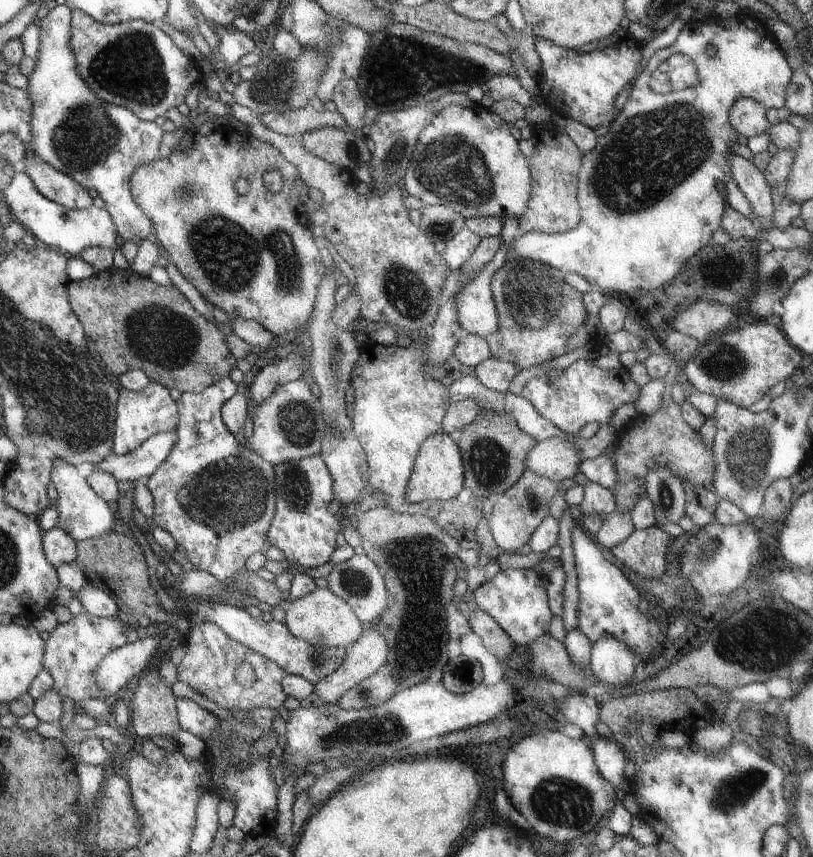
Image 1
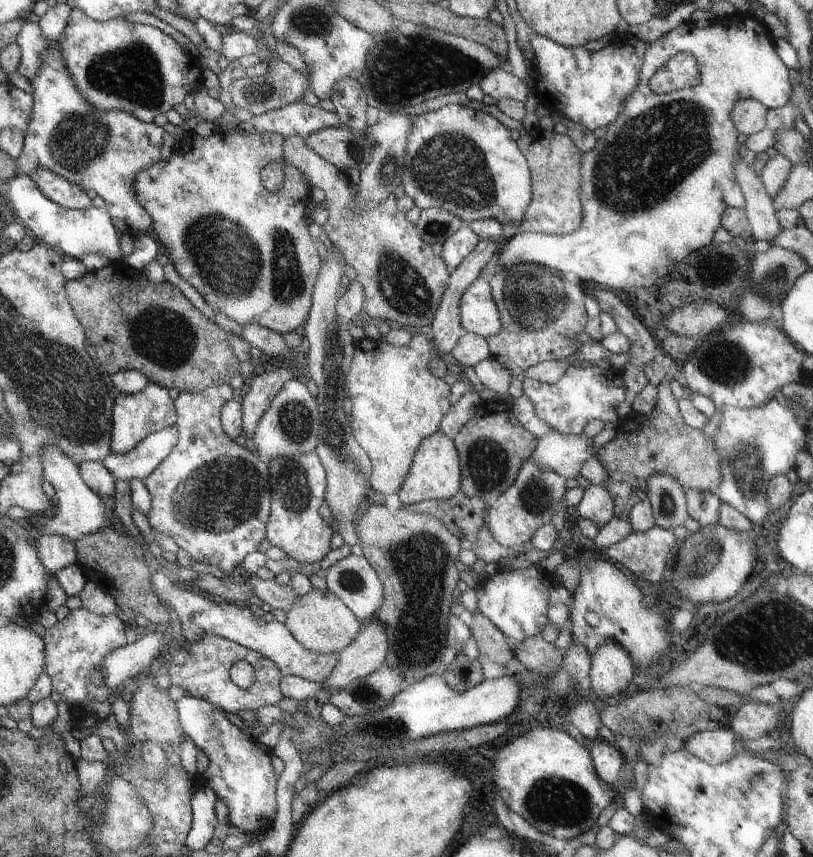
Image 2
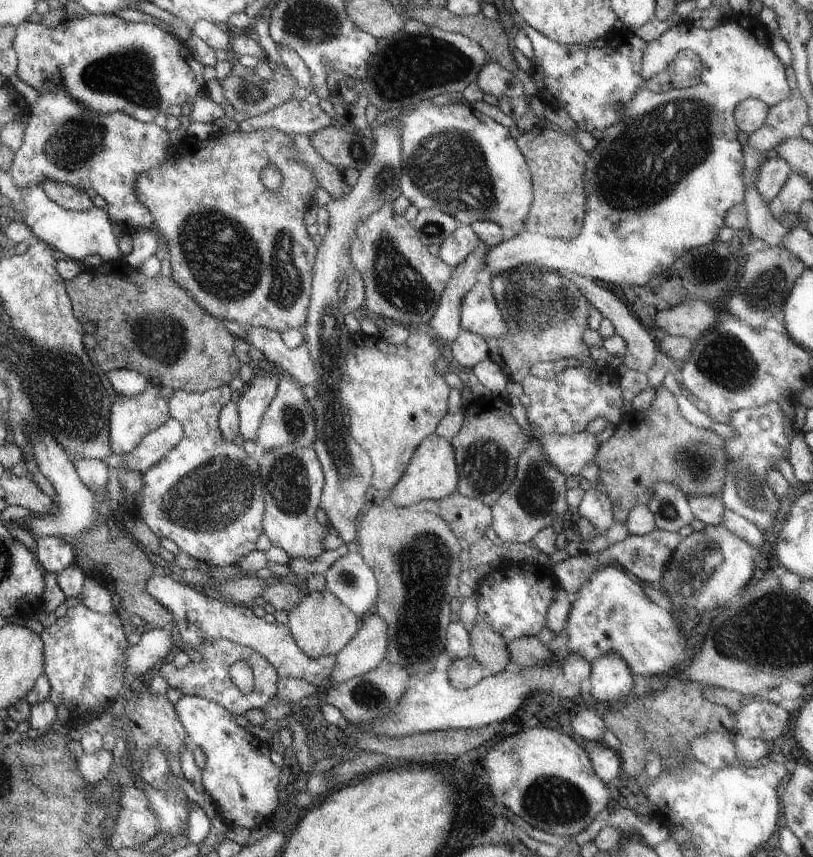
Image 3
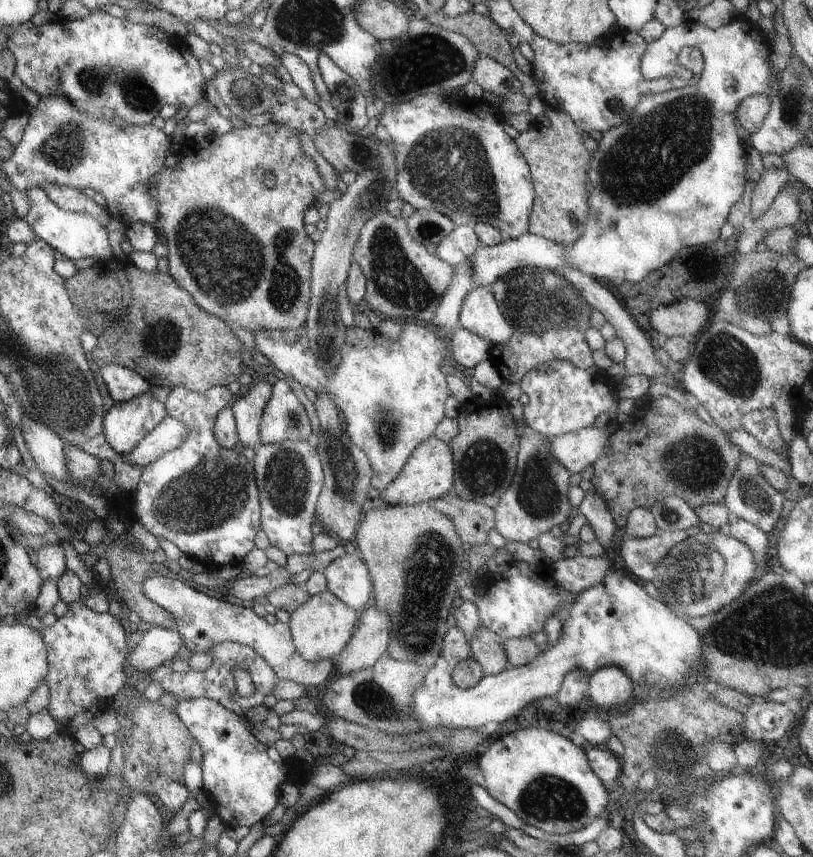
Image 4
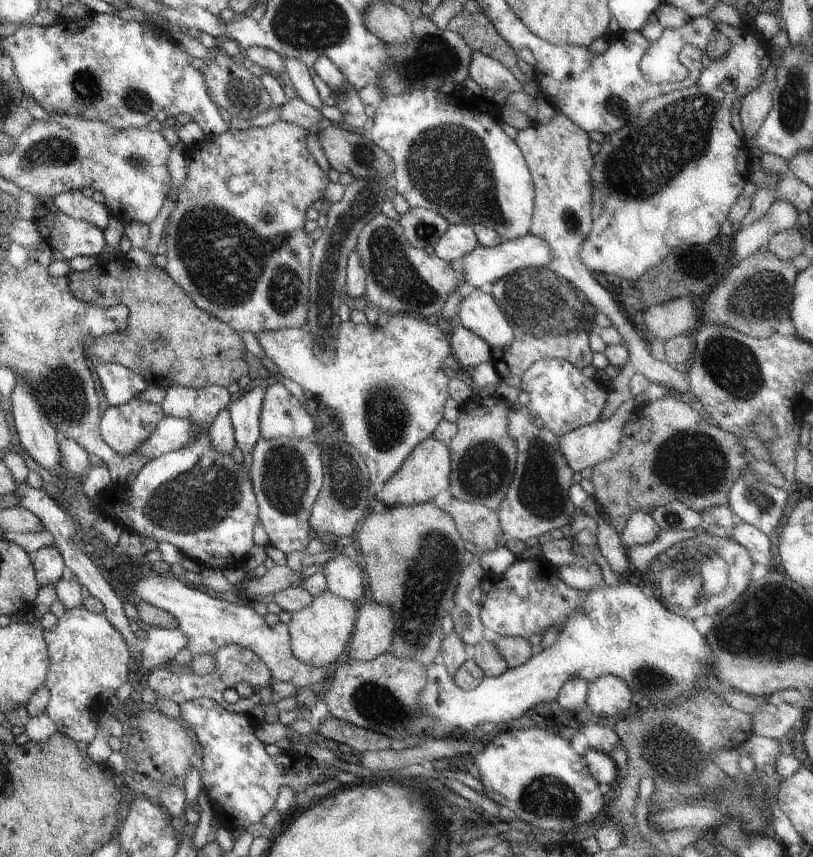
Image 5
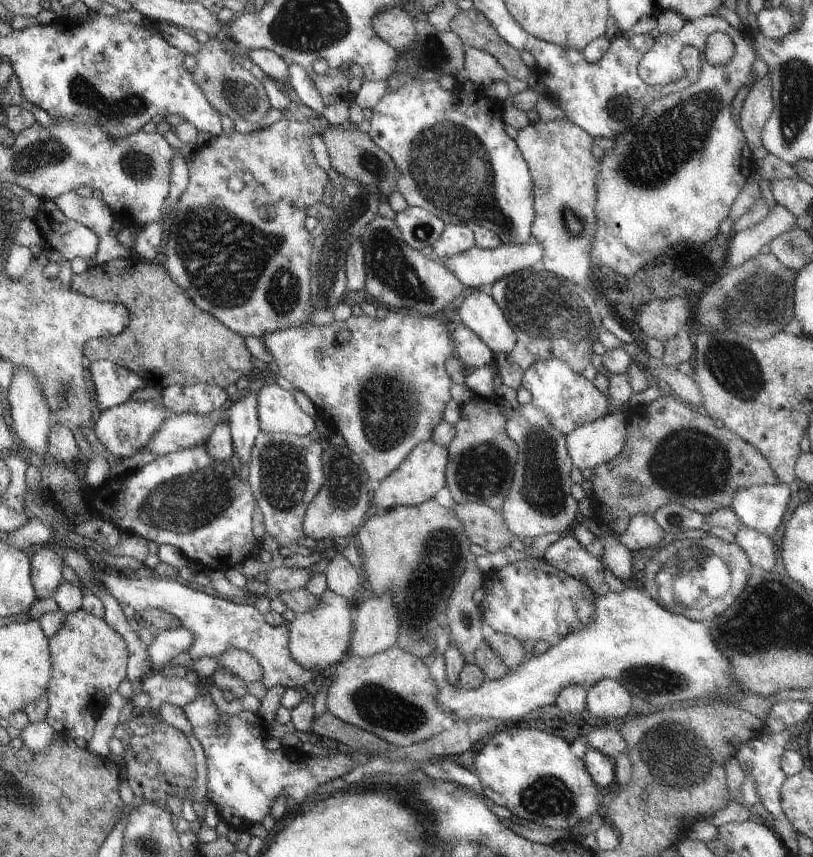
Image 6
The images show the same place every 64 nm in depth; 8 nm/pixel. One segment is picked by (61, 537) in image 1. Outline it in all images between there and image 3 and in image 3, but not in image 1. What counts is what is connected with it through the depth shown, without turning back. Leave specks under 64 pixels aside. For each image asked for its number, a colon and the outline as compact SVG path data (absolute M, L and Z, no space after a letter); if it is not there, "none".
2: M41 534L35 540L37 544L37 556L39 562L55 574L57 570L63 570L65 566L77 564L77 552L75 552L75 542L63 536L47 536Z
3: M51 536L51 538L35 538L35 540L37 540L35 560L47 574L51 574L51 576L59 574L73 562L71 548L65 542L61 542L59 538Z

